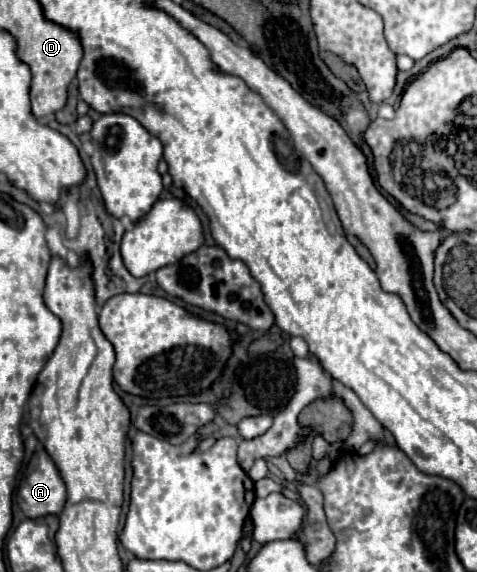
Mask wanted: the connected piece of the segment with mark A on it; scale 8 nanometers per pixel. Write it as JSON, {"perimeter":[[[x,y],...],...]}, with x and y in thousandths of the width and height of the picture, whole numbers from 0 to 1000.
{"perimeter":[[[92,783],[63,801],[42,839],[34,878],[59,906],[126,899],[138,881],[138,850]]]}

